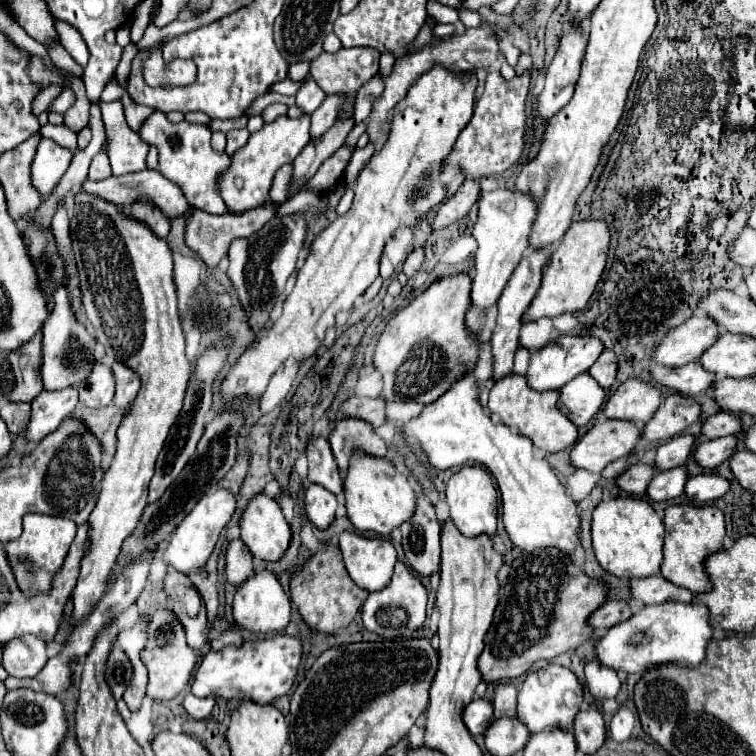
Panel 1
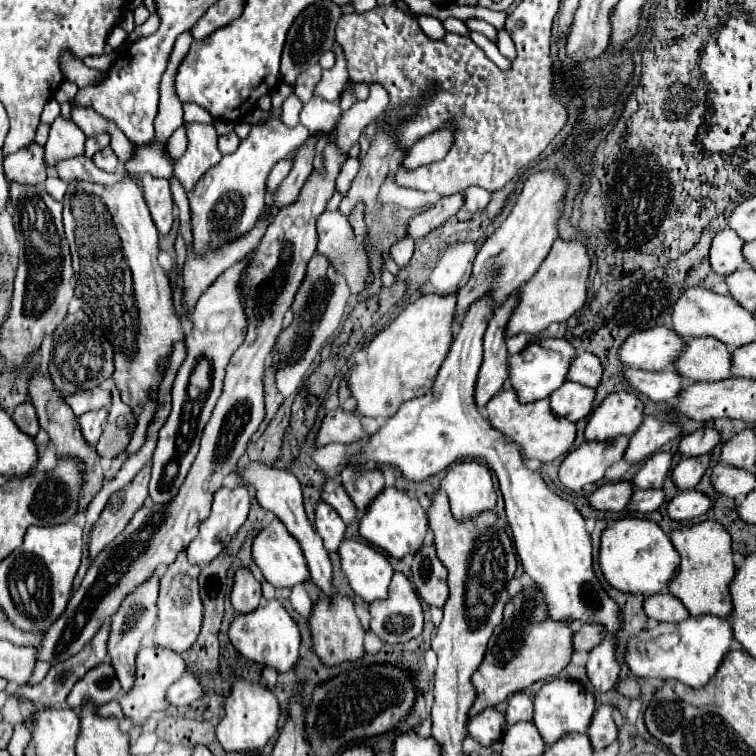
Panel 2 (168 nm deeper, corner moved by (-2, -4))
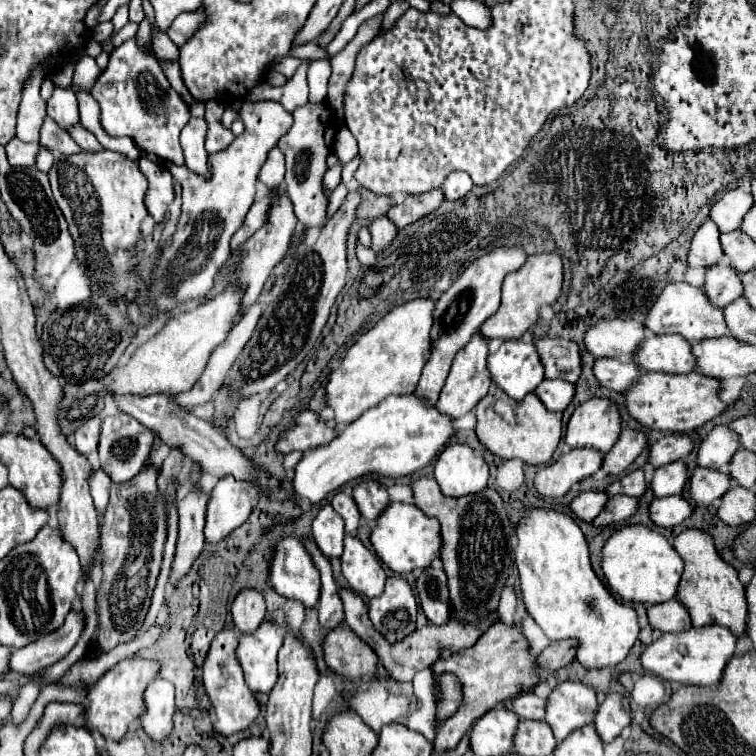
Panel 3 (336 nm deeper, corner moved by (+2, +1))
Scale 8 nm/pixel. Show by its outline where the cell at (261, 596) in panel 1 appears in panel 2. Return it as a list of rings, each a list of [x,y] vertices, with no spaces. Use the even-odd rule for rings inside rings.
[[[265,601],[257,611],[249,615],[237,615],[235,621],[231,623],[229,629],[229,639],[233,647],[249,661],[261,665],[261,667],[271,667],[277,673],[287,673],[293,669],[297,657],[299,657],[299,629],[287,609],[279,601]]]

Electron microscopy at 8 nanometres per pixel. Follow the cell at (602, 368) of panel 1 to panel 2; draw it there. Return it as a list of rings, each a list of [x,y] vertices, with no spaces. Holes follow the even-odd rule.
[[[577,353],[569,365],[567,381],[573,381],[585,387],[597,387],[601,375],[603,375],[601,361],[593,353]]]

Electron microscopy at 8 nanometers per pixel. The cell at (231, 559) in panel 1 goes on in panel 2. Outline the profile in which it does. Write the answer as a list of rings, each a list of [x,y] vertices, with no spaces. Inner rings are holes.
[[[239,569],[235,573],[235,583],[231,591],[231,603],[237,613],[253,613],[261,603],[261,585],[255,581],[249,569]]]

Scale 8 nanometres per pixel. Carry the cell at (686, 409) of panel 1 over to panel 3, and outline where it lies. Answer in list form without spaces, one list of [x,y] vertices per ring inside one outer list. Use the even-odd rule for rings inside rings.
[[[623,428],[619,440],[615,442],[615,446],[605,454],[603,460],[603,468],[607,474],[617,476],[621,474],[631,462],[635,462],[635,458],[647,448],[647,436],[643,430],[635,430],[635,428]]]

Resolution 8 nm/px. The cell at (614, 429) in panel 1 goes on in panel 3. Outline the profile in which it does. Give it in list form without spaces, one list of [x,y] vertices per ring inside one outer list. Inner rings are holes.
[[[573,448],[561,454],[559,460],[547,468],[541,468],[535,478],[535,488],[543,496],[563,496],[569,488],[595,474],[601,468],[603,454],[593,448]]]

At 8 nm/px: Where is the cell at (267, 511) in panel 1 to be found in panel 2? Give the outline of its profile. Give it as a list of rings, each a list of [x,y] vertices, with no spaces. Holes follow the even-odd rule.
[[[275,519],[271,525],[267,525],[253,541],[253,561],[261,569],[263,577],[273,585],[281,589],[291,589],[297,583],[309,581],[309,569],[303,557],[303,551],[299,547],[299,541],[285,529],[285,525]]]

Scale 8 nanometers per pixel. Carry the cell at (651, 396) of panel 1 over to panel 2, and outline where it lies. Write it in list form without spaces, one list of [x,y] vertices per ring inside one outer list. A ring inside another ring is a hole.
[[[619,391],[597,405],[585,427],[585,441],[609,441],[617,435],[631,437],[643,421],[643,403],[635,393]]]

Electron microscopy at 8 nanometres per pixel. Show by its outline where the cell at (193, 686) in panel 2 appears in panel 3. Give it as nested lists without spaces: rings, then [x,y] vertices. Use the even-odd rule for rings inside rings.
[[[155,678],[145,690],[147,712],[141,716],[141,726],[145,732],[161,742],[171,732],[171,716],[175,712],[175,686],[169,680]]]

